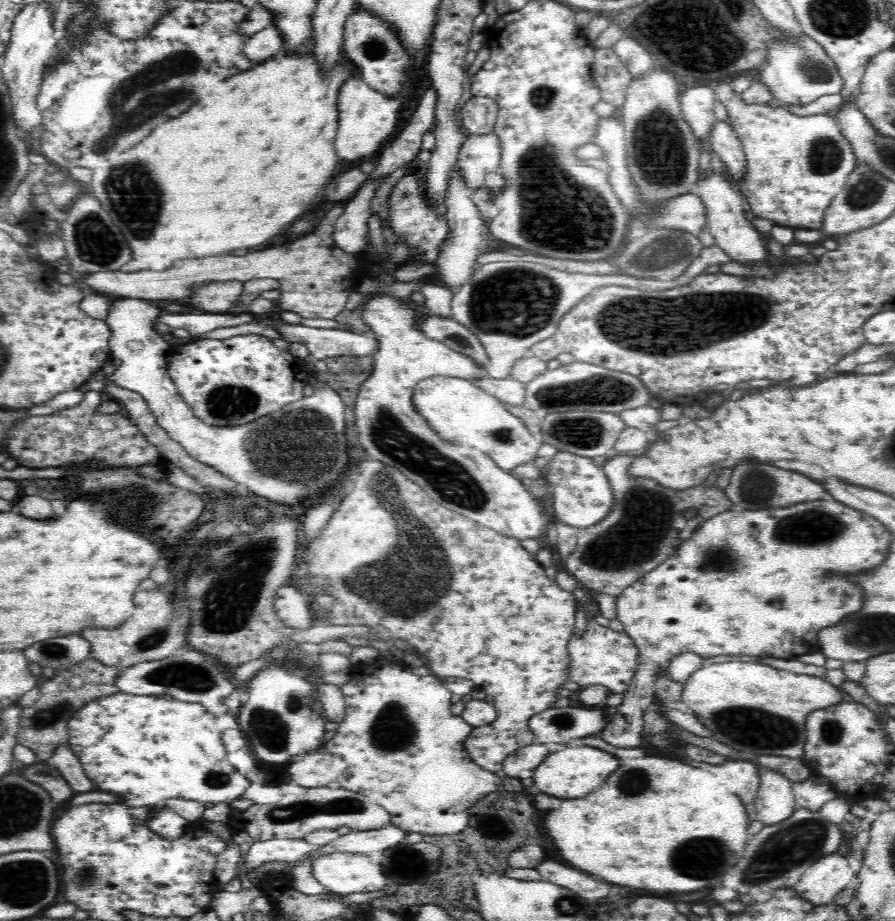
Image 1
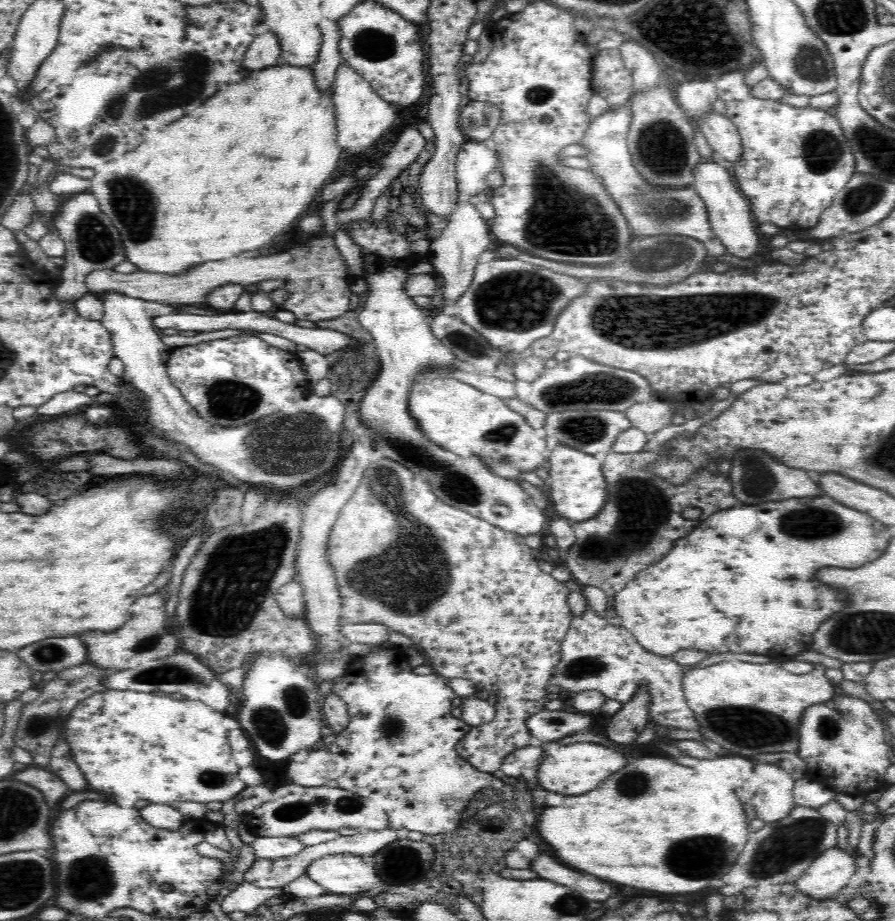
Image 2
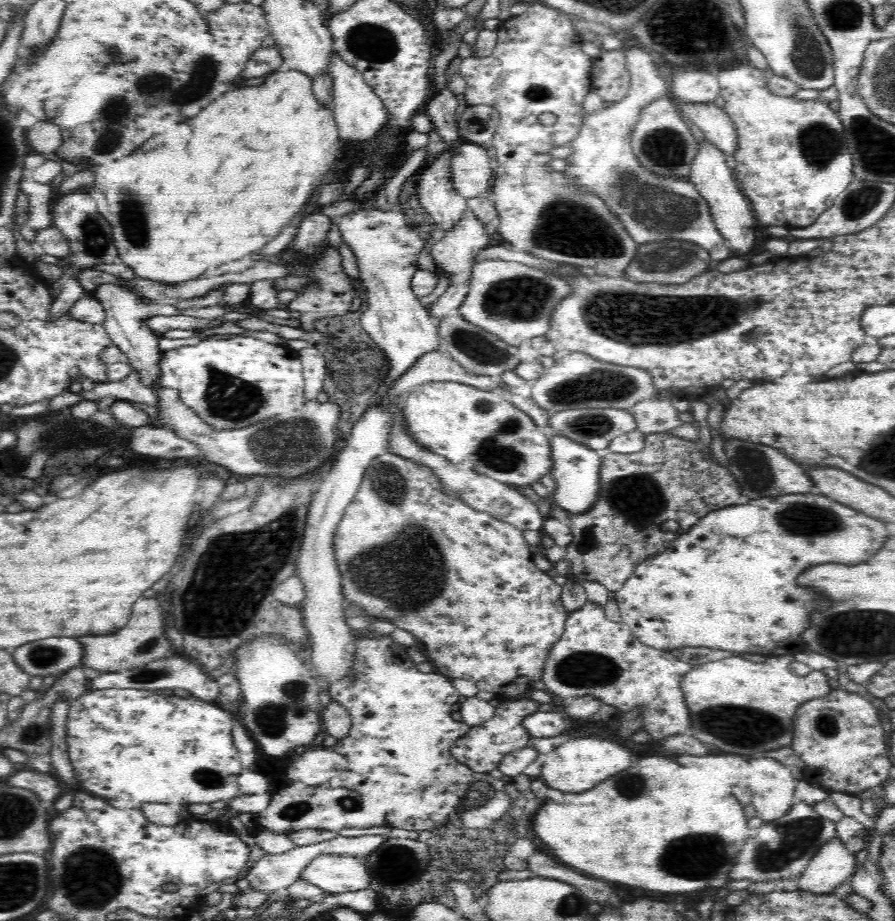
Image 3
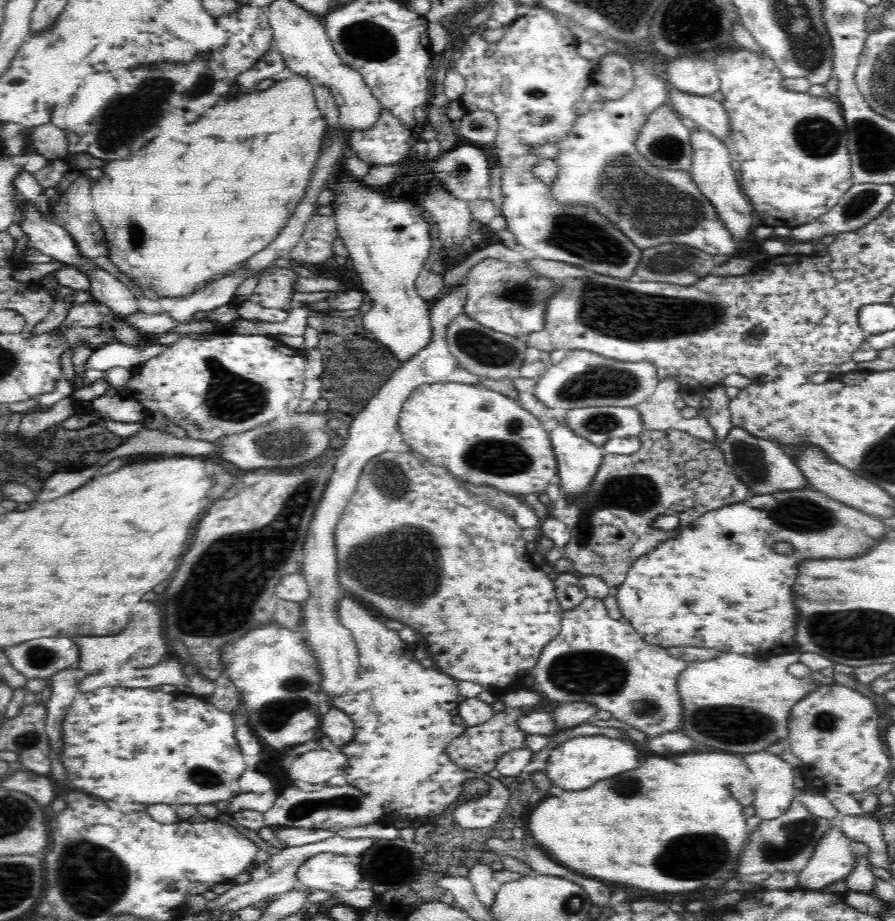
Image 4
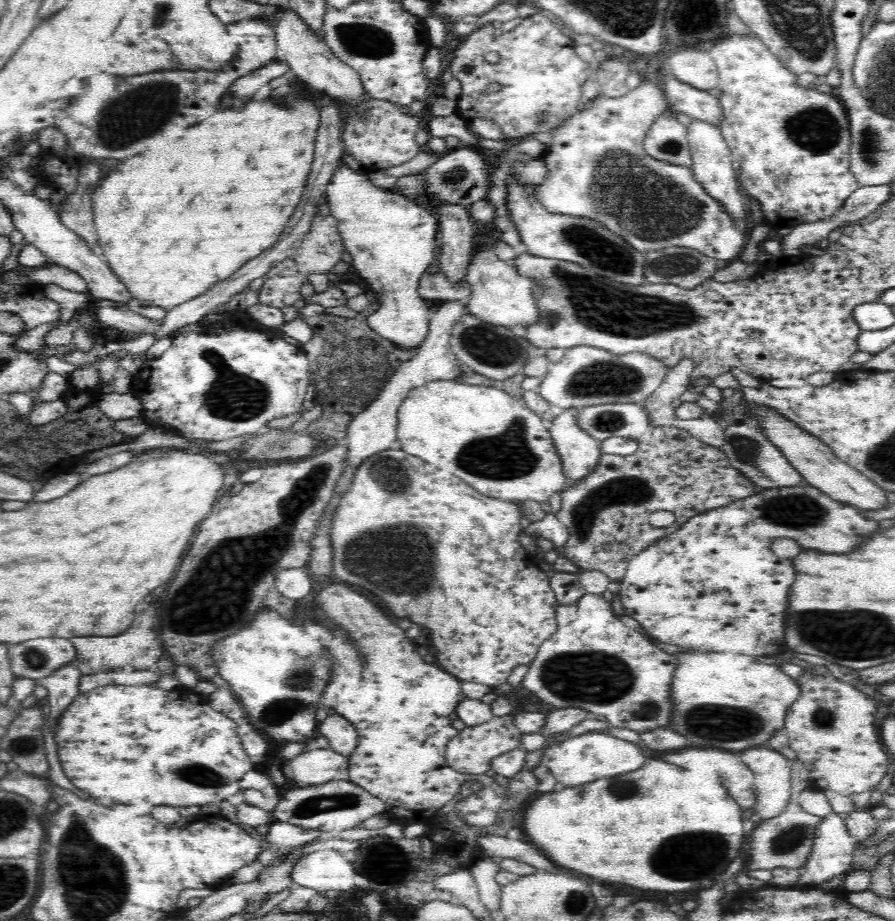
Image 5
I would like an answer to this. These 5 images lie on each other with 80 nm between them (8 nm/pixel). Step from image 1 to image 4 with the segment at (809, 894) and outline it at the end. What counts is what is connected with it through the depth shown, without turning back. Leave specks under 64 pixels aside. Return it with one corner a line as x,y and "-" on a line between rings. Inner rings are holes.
831,823
832,826
817,842
808,865
798,873
798,886
804,886
802,889
823,889
845,879
857,866
851,840
844,835
840,825

